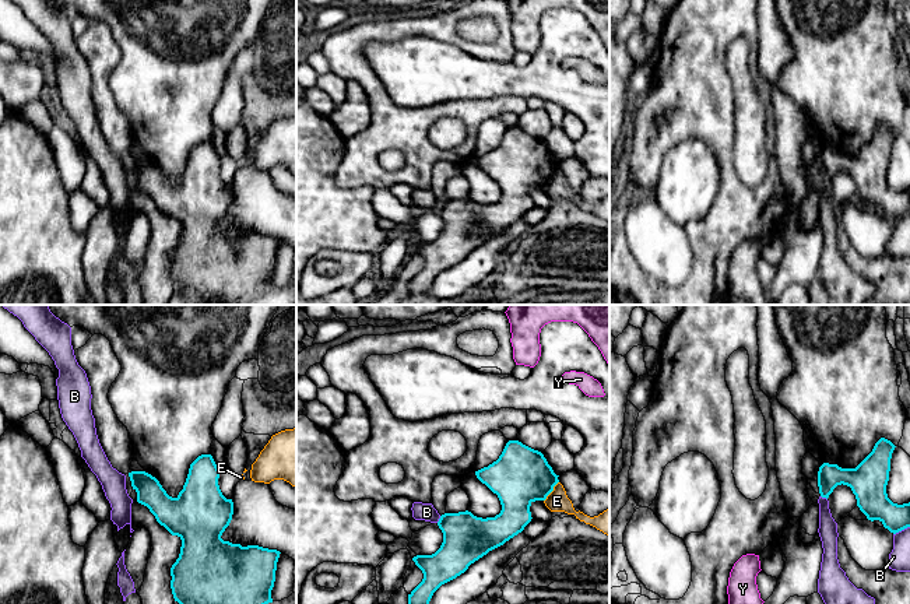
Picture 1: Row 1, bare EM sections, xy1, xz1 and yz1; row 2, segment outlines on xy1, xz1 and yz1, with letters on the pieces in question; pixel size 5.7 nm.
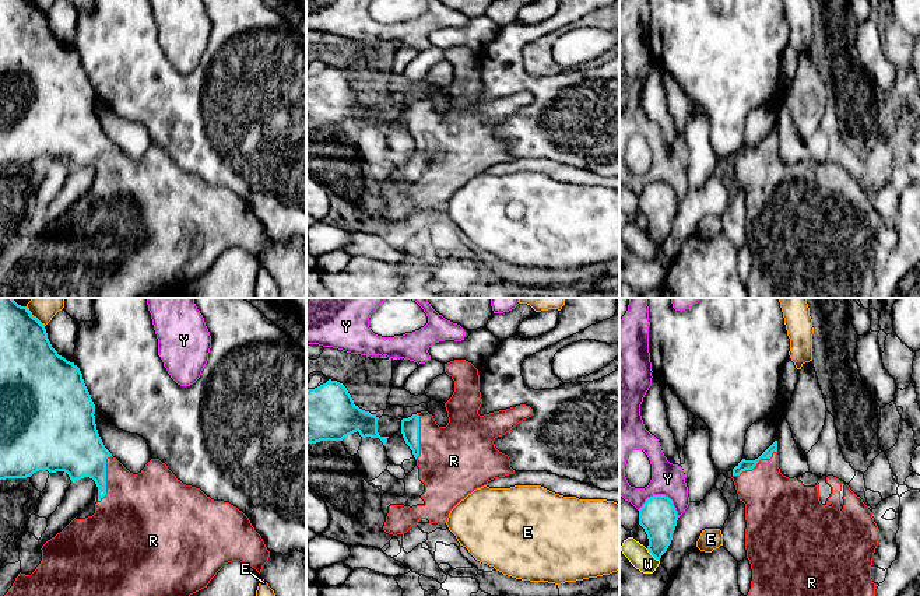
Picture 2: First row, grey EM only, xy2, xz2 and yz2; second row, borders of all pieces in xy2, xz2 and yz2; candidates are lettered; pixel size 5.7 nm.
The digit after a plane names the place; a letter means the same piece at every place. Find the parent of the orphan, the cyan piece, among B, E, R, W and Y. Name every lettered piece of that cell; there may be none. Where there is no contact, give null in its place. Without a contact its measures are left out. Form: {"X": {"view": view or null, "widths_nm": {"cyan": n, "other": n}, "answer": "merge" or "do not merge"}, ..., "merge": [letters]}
{"B": {"view": "xz1", "widths_nm": {"cyan": 280, "other": 100}, "answer": "do not merge"}, "E": {"view": "xz1", "widths_nm": {"cyan": 320, "other": 120}, "answer": "do not merge"}, "R": {"view": "xy2", "widths_nm": {"cyan": 300, "other": 400}, "answer": "merge"}, "W": {"view": "yz2", "widths_nm": {"cyan": 220, "other": 120}, "answer": "do not merge"}, "Y": {"view": "yz2", "widths_nm": {"cyan": 220, "other": 190}, "answer": "do not merge"}, "merge": ["R"]}

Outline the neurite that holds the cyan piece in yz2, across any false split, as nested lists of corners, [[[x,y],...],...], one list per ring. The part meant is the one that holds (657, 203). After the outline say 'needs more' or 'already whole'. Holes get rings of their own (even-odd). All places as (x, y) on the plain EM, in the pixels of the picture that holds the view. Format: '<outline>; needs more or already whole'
[[[653,182],[639,196],[639,211],[645,215],[649,239],[660,248],[673,227],[678,207],[673,187],[666,182]]]; already whole

